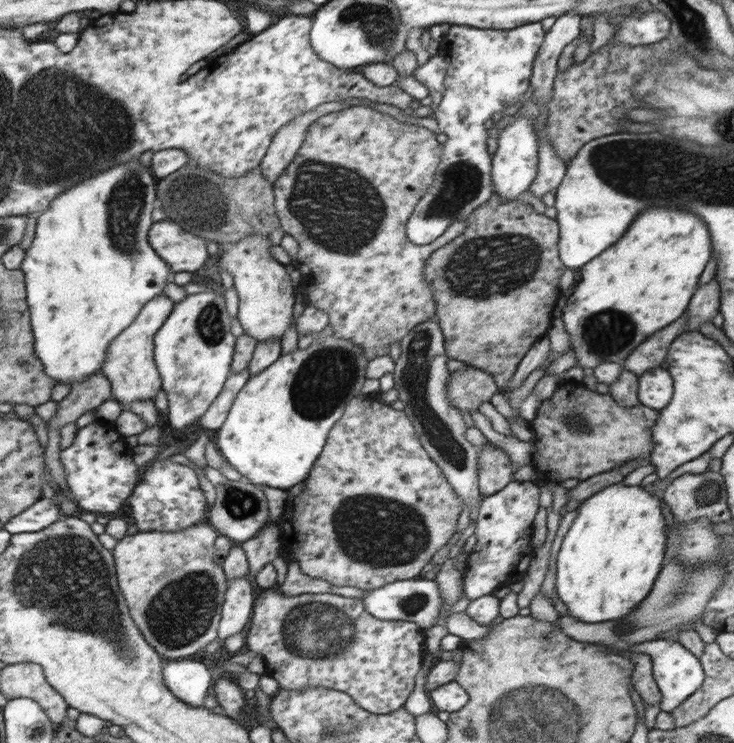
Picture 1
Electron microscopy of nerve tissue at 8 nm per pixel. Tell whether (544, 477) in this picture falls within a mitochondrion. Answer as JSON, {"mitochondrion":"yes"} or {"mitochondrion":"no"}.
{"mitochondrion":"no"}

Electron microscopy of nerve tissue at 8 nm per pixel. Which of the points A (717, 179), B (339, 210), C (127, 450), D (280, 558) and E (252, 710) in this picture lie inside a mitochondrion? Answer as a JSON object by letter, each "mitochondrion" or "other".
{"A":"mitochondrion","B":"mitochondrion","C":"other","D":"other","E":"other"}

